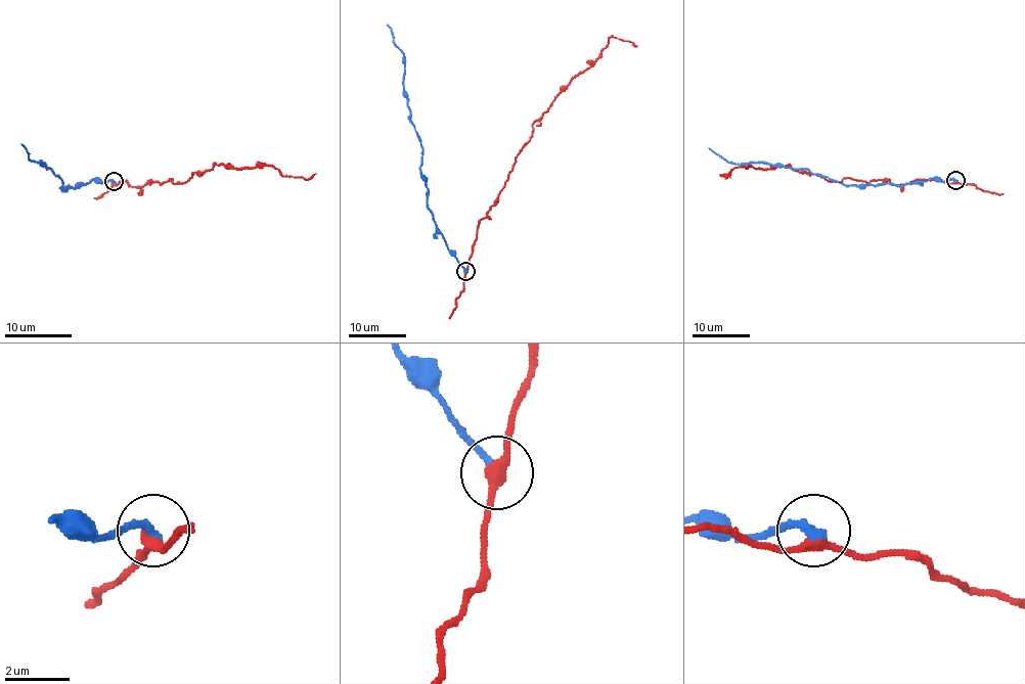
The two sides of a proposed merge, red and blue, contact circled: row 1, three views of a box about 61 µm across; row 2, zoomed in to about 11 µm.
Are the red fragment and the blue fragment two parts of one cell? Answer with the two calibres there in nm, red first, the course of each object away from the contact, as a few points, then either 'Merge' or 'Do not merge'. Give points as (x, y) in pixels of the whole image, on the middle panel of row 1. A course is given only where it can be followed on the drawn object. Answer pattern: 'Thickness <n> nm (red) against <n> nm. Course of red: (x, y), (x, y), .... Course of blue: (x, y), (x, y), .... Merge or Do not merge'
Thickness 320 nm (red) against 300 nm. Course of red: (465, 271), (480, 221), (497, 199), (534, 124), (554, 97), (597, 57), (611, 37), (637, 46). Course of blue: (465, 271), (429, 208), (427, 179), (419, 168), (422, 146), (411, 122), (402, 82), (404, 53), (387, 25). Do not merge

